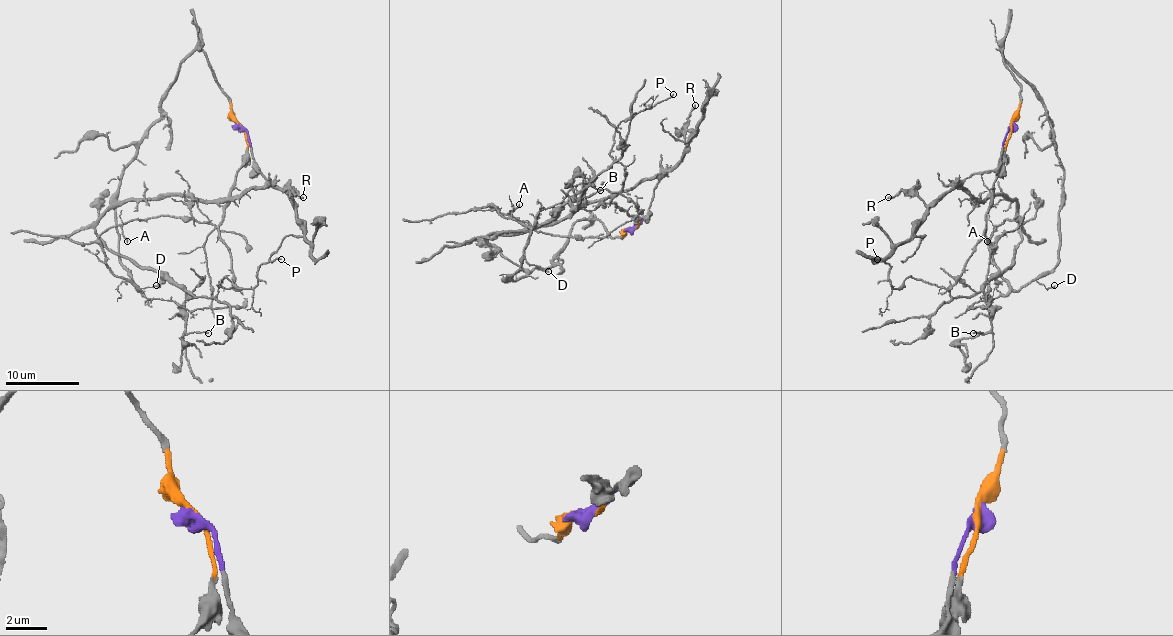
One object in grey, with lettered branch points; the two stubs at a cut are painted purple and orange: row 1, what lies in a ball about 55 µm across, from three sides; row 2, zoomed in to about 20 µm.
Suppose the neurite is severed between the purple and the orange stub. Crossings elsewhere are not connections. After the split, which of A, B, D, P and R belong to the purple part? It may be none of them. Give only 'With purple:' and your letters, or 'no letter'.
With purple: B, R

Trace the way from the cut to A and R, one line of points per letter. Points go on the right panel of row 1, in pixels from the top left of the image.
A: (1011, 124), (1020, 84), (1002, 49), (1064, 170), (1058, 262), (1013, 289), (994, 225), (987, 242)
R: (1011, 124), (1005, 135), (1002, 163), (992, 170), (970, 174), (926, 205), (917, 196), (903, 192), (888, 198)

